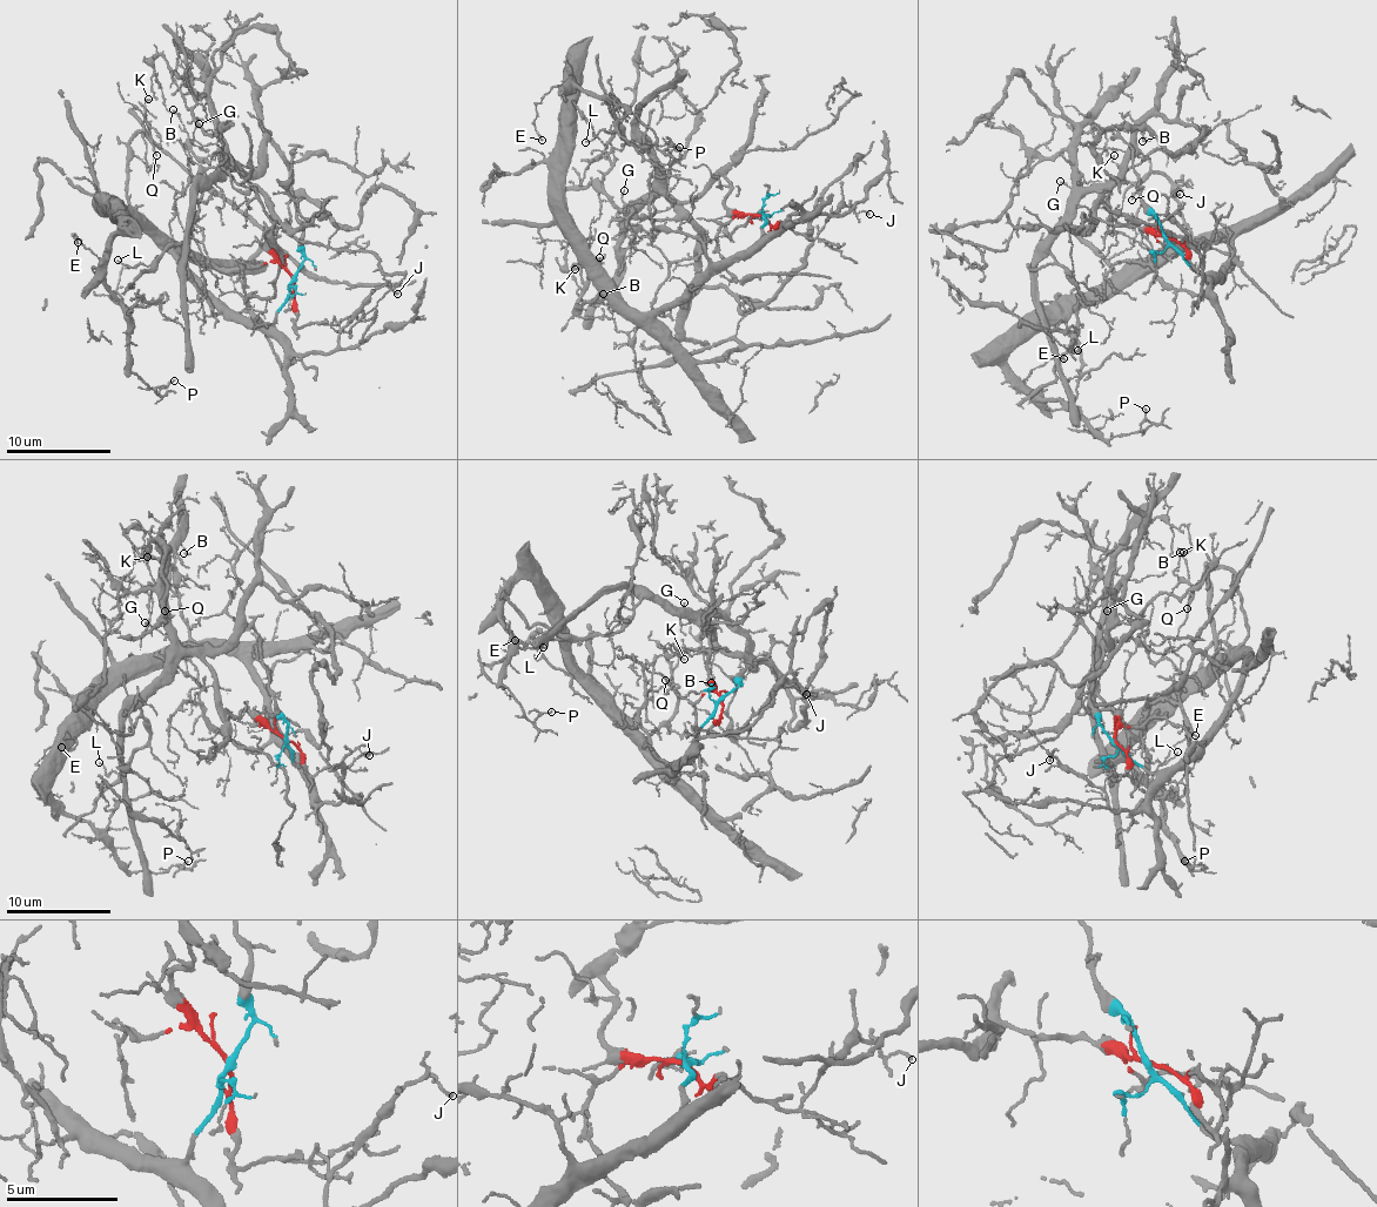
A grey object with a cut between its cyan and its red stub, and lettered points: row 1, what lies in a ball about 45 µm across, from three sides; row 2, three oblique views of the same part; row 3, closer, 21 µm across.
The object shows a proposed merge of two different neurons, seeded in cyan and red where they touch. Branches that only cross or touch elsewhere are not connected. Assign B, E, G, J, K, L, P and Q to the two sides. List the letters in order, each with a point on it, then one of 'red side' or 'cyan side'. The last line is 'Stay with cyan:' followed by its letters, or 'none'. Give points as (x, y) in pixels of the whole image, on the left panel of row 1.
B: at (173, 109); red side
E: at (78, 242); cyan side
G: at (199, 123); red side
J: at (397, 294); cyan side
K: at (148, 99); cyan side
L: at (118, 260); red side
P: at (174, 381); cyan side
Q: at (156, 155); cyan side
Stay with cyan: E, J, K, P, Q

